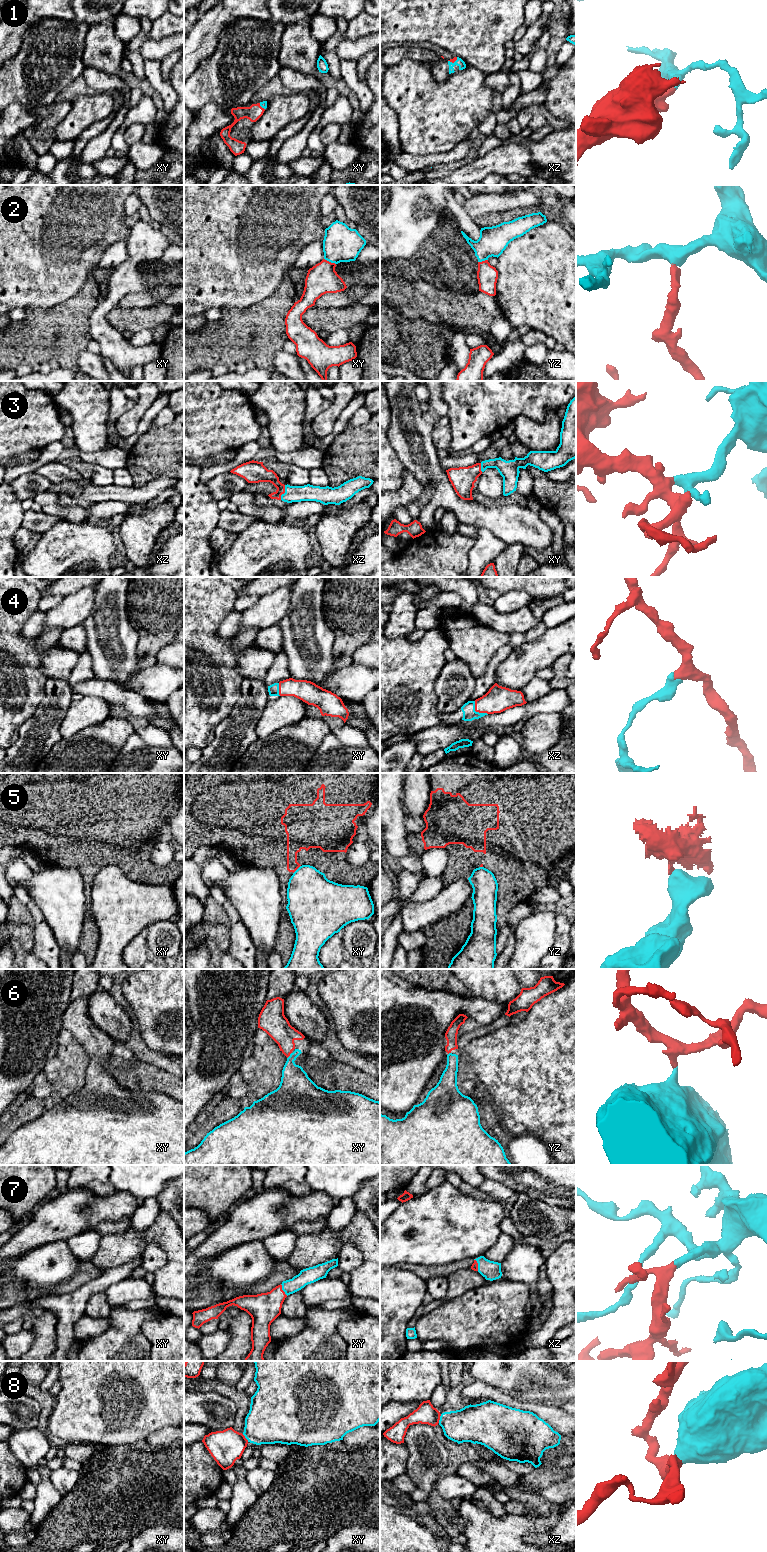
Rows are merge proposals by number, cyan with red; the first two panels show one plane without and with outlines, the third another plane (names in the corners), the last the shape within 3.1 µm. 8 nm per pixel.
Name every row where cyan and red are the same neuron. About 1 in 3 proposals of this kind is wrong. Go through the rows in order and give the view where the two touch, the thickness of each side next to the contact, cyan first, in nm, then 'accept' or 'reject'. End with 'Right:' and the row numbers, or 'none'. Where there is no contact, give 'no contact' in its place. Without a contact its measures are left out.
1: contact in xz; calibres 70 and 40 nm; accept
2: contact in xy; calibres 280 and 240 nm; accept
3: contact in xz; calibres 130 and 130 nm; accept
4: contact in xz; calibres 110 and 200 nm; accept
5: contact in xy; calibres 380 and 180 nm; reject
6: contact in xy; calibres 240 and 190 nm; accept
7: contact in xy; calibres 130 and 240 nm; accept
8: contact in xz; calibres 280 and 160 nm; reject
Right: 1, 2, 3, 4, 6, 7

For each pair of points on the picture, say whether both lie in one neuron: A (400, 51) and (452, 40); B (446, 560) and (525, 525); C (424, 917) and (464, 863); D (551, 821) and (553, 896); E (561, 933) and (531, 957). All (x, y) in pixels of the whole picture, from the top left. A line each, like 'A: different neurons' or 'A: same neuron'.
A: different neurons
B: different neurons
C: different neurons
D: different neurons
E: different neurons

